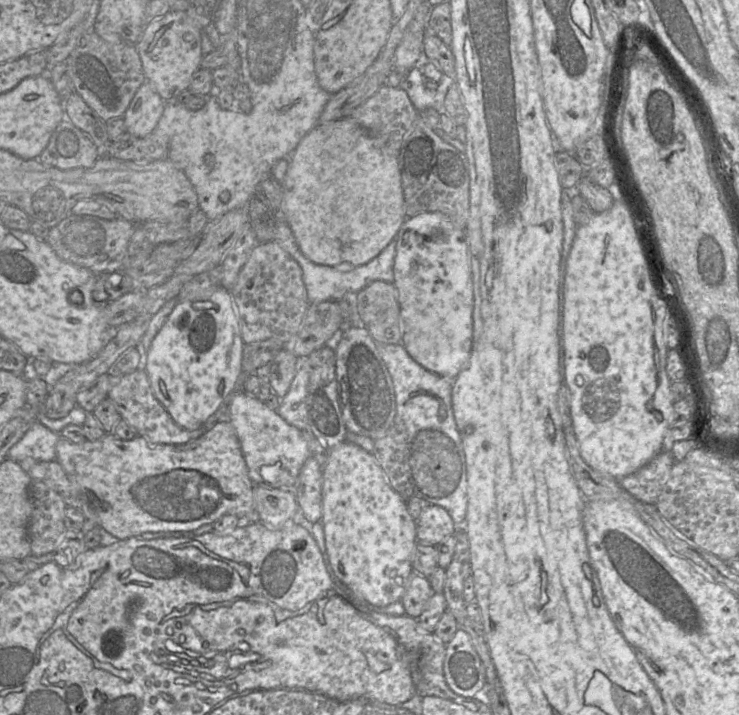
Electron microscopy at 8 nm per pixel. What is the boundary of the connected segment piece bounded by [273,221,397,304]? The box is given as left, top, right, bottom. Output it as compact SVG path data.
M286 221L276 222L276 232L273 241L277 242L299 264L302 270L302 279L306 288L310 304L323 301L339 300L347 296L355 296L360 290L374 281L393 283L394 260L396 255L397 241L393 239L377 257L361 266L351 264L339 264L326 266L309 260L299 249L296 239Z

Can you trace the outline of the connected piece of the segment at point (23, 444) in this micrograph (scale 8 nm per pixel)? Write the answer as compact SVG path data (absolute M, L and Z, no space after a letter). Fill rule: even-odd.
M35 421L24 436L8 451L7 459L21 462L26 458L49 462L56 460L56 444L60 433L55 433Z

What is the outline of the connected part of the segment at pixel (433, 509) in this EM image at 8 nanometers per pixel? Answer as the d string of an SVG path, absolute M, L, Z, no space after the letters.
M428 504L416 520L416 538L423 544L437 545L454 535L456 524L442 507Z

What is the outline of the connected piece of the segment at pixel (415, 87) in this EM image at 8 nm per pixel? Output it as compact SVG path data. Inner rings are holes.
M443 74L436 90L428 89L423 82L401 82L400 87L407 92L415 109L422 112L427 108L442 110L448 89L454 82L454 77Z

